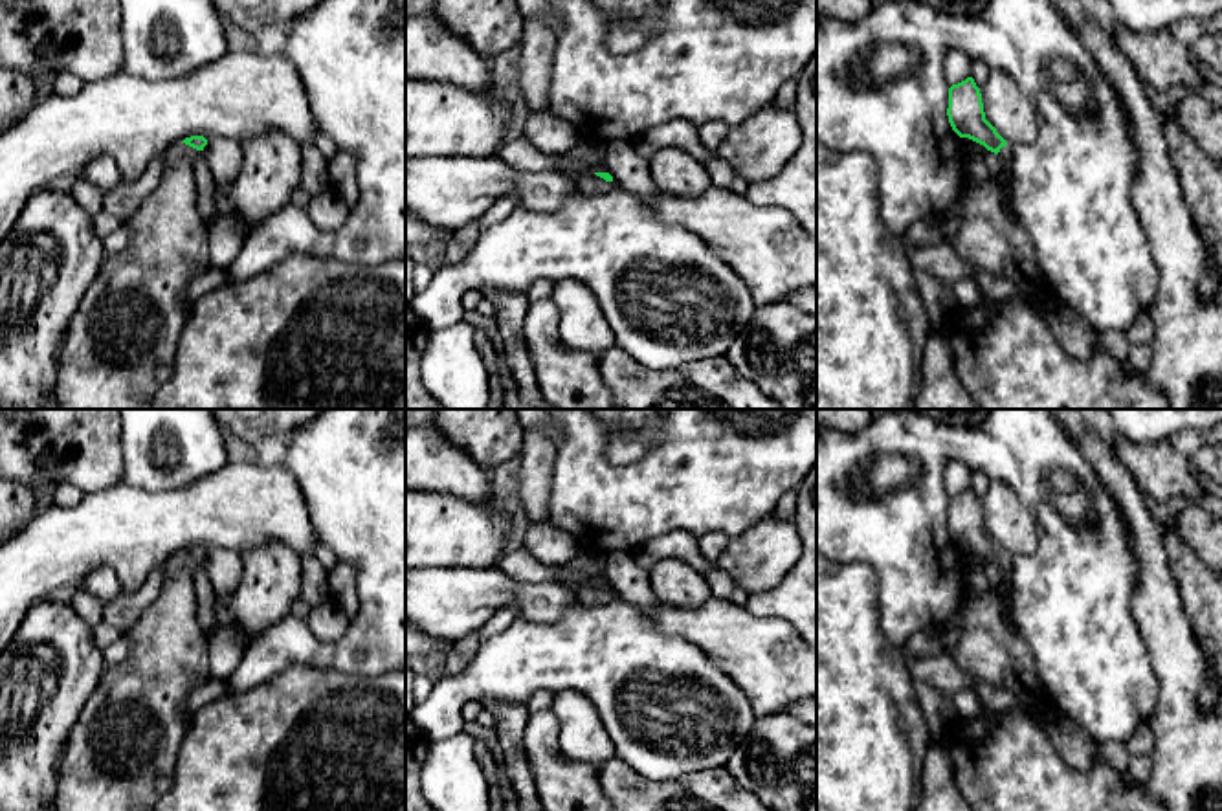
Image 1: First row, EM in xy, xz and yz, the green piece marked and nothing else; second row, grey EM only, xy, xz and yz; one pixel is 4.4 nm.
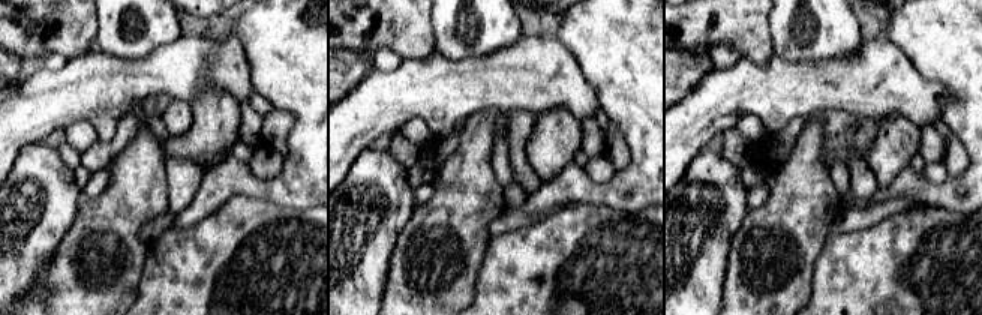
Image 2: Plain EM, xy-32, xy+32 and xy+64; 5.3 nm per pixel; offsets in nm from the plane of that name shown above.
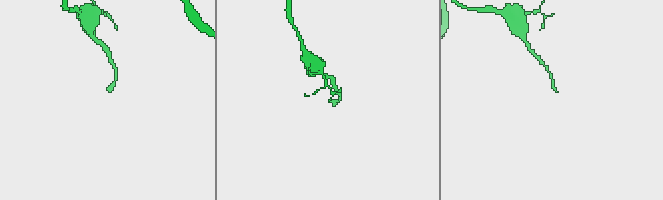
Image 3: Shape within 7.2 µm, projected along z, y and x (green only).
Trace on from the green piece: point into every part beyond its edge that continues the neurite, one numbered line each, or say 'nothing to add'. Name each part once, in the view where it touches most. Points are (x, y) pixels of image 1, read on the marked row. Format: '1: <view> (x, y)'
1: xy (118, 351)

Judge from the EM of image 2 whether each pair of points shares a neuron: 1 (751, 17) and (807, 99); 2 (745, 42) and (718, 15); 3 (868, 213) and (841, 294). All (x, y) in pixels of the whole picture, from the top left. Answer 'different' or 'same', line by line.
1: different
2: same
3: different

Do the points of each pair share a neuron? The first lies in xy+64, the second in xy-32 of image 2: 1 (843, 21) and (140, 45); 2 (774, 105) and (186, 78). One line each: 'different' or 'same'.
1: same
2: same

